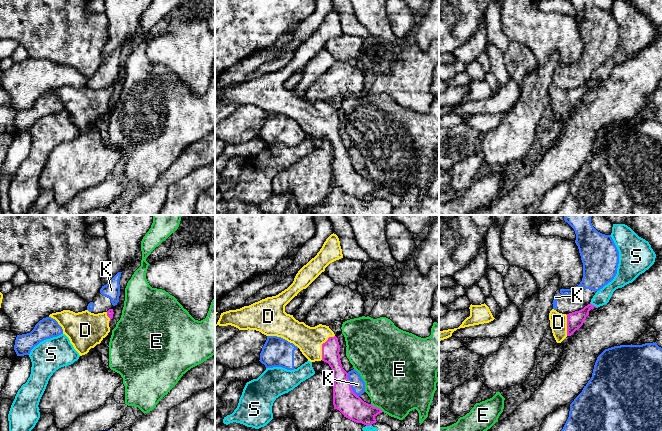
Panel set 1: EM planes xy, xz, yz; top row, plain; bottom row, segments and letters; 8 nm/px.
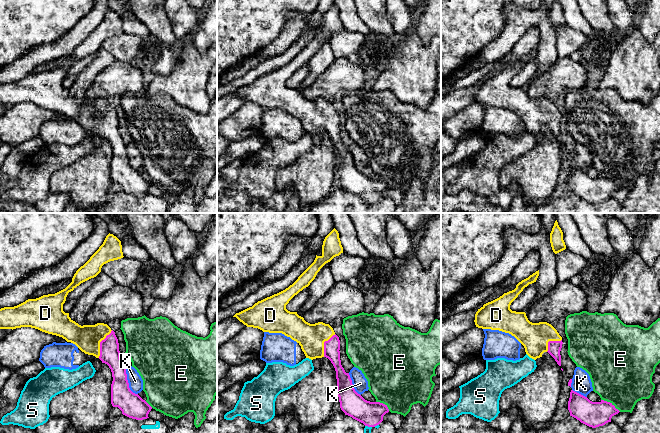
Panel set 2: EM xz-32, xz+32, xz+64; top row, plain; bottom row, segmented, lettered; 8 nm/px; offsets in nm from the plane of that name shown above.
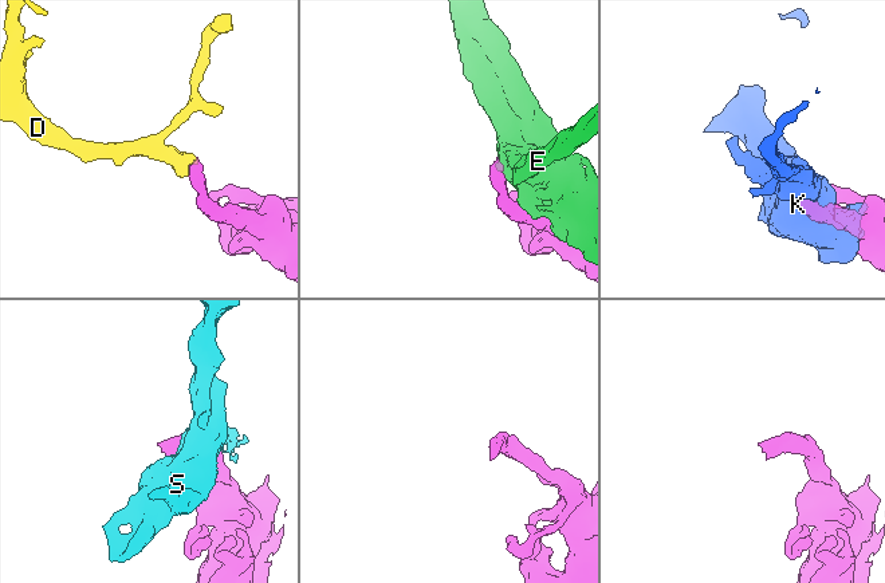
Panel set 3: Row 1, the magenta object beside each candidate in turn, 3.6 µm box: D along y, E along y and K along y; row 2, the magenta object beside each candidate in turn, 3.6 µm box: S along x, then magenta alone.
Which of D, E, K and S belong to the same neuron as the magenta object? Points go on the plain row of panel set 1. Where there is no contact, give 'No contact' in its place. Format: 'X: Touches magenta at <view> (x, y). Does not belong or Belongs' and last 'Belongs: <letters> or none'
D: Touches magenta at xz (322, 122). Belongs
E: Touches magenta at xz (376, 183). Does not belong
K: Touches magenta at xz (350, 161). Does not belong
S: Touches magenta at yz (593, 81). Does not belong
Belongs: D

